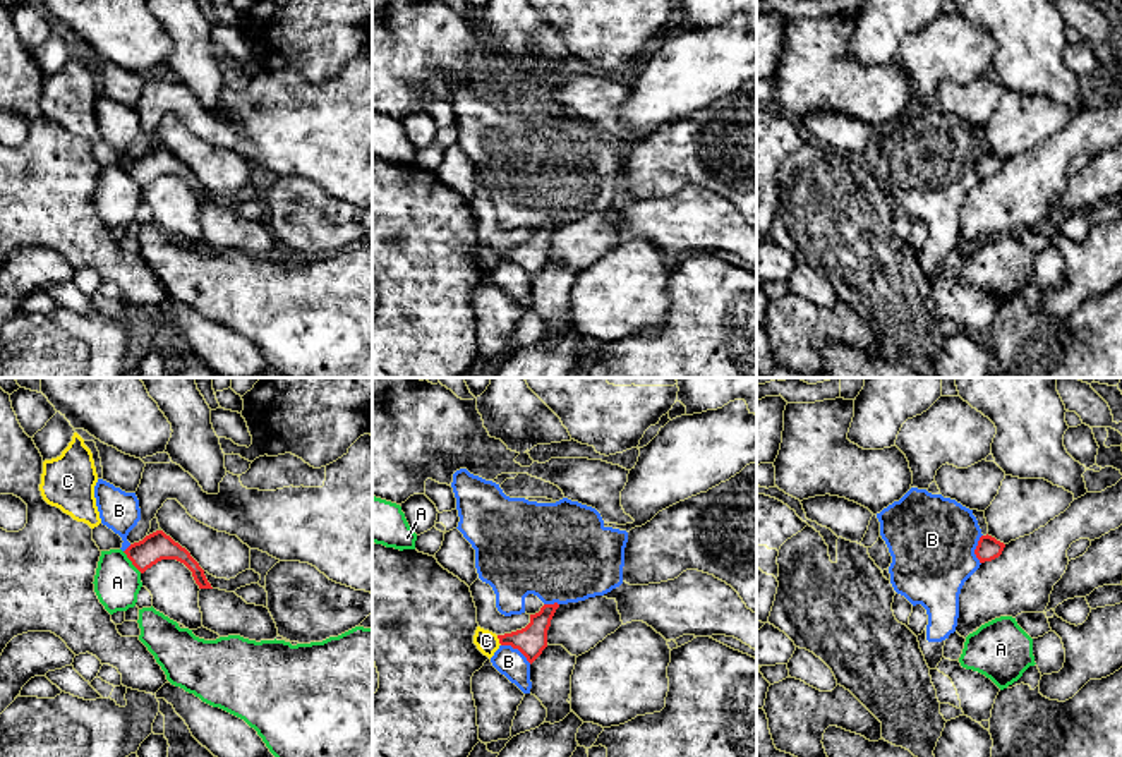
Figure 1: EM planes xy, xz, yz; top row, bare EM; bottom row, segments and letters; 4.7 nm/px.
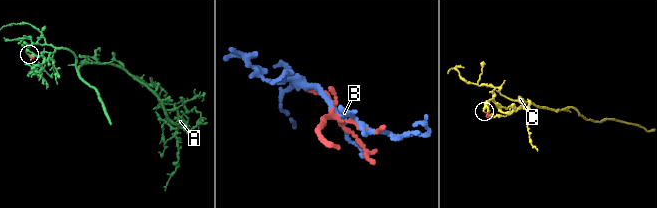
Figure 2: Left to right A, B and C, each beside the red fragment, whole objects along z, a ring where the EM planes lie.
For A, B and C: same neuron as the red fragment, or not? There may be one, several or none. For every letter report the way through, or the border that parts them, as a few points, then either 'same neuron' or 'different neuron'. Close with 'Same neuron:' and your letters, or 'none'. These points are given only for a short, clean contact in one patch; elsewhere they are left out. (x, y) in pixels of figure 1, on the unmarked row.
A: different neuron
B: different neuron
C: along xz (496, 251), (501, 260) | different neuron
Same neuron: none

